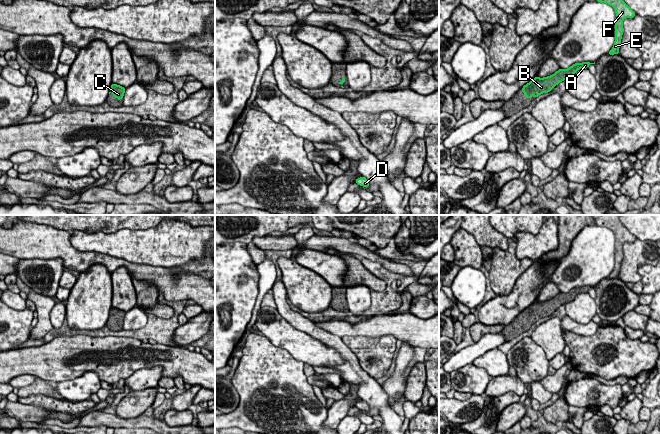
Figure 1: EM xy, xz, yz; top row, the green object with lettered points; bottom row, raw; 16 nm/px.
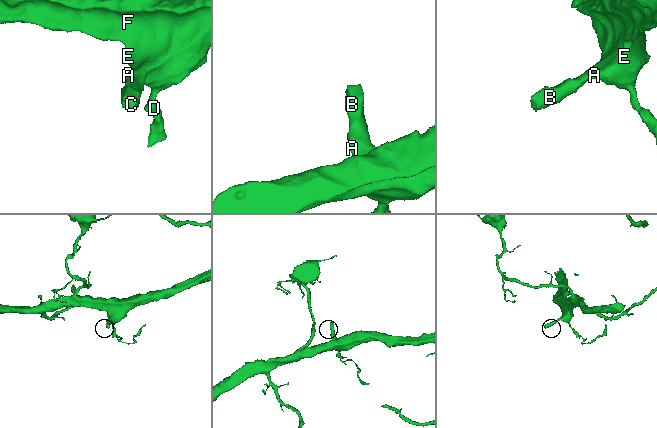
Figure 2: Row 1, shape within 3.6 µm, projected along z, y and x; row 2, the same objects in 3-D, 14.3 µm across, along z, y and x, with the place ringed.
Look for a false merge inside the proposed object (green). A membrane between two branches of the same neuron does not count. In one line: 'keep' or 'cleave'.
keep

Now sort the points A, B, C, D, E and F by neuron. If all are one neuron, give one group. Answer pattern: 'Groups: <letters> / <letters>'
Groups: A B C D E F

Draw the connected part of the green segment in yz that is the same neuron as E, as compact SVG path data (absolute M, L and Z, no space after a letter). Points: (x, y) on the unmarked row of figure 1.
M593 215L597 226L606 227L612 230L616 237L615 245L615 265L609 279L618 278L624 256L623 244L625 242L634 242L636 237L621 223L620 215Z

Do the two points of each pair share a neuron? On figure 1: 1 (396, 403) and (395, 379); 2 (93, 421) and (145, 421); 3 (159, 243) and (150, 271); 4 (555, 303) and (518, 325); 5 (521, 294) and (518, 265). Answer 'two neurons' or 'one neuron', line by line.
1: one neuron
2: one neuron
3: two neurons
4: one neuron
5: two neurons

